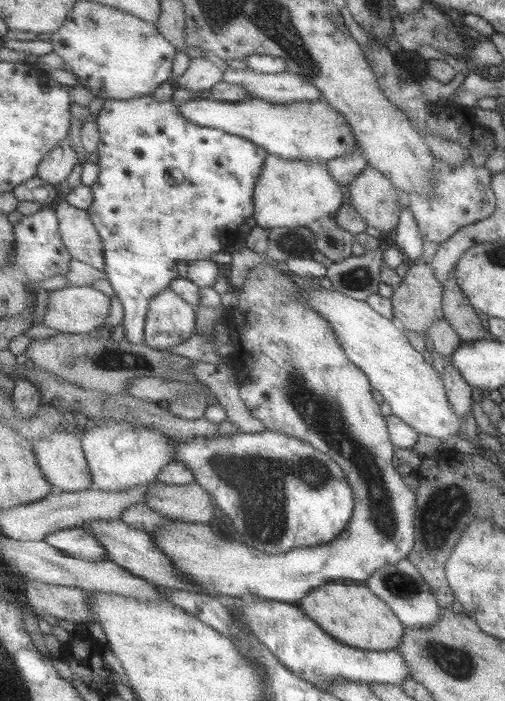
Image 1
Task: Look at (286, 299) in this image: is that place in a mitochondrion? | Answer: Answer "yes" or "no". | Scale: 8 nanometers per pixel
no

